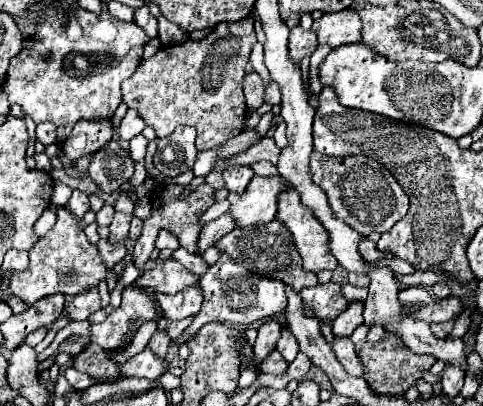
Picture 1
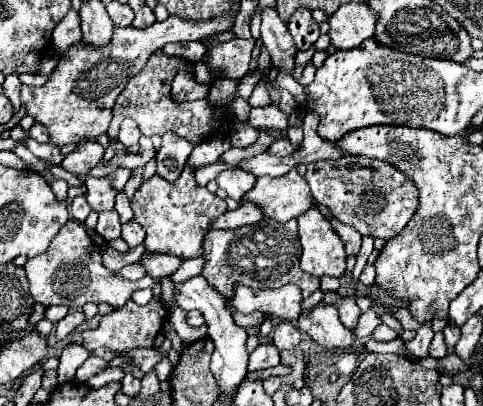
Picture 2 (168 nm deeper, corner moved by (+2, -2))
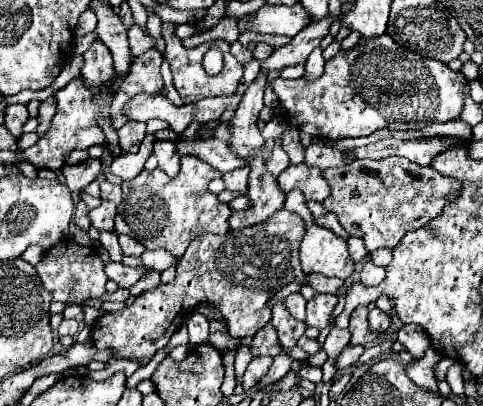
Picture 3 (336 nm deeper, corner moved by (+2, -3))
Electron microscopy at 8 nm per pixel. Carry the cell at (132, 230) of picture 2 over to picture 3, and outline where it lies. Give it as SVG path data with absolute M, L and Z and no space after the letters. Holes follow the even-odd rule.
M118 235L118 241L120 241L120 247L124 251L124 255L134 255L134 257L140 257L144 253L144 245L140 245L136 239L128 237L128 235Z

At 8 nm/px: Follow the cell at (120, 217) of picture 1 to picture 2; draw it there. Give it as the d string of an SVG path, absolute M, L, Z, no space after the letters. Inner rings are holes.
M118 192L118 196L116 196L116 208L114 210L120 216L120 224L126 224L126 222L134 220L134 212L130 208L130 202L128 202L128 198L122 192Z

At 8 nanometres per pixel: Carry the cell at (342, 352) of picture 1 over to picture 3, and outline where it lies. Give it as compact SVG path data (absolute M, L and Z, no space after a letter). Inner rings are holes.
M316 293L306 305L306 325L322 331L328 325L330 313L336 307L336 303L338 303L336 295L318 295Z

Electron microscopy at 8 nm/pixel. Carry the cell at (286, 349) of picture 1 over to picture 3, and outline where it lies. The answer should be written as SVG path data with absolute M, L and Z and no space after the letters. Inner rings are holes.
M280 301L280 303L276 303L276 305L272 307L272 325L274 325L276 331L278 331L278 339L280 339L280 345L282 345L284 349L292 349L292 347L296 345L296 341L304 335L306 327L308 327L306 323L296 321L296 319L288 313L284 301Z

